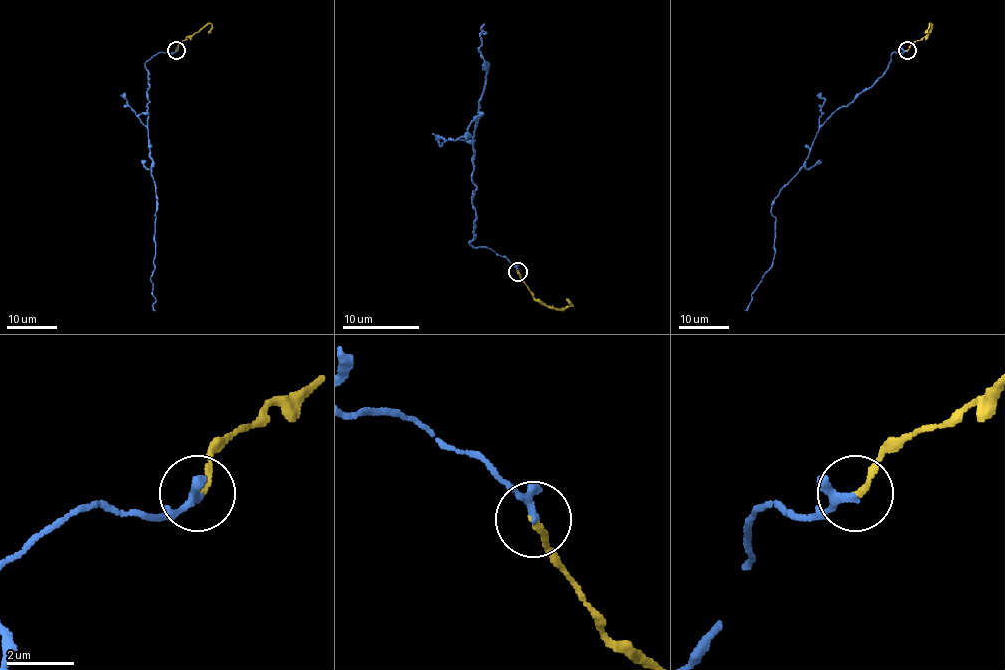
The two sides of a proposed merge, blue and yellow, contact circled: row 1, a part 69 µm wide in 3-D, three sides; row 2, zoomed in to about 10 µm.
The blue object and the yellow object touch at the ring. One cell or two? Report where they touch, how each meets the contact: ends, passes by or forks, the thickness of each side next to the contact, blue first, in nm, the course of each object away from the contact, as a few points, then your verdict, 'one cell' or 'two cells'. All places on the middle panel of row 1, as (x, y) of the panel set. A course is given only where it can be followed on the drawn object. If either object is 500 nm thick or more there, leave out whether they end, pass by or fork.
at (517, 271); blue ends there; yellow ends there; 280 nm thick on the blue side, 180 nm on the other; blue runs (517, 271), (505, 257), (469, 242), (477, 186), (473, 136), (488, 67), (479, 50), (484, 25); yellow runs (517, 271), (536, 299), (555, 309), (571, 305), (567, 298); one cell

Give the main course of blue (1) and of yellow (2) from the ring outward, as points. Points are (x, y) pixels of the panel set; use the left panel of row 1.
1: (176, 50), (155, 54), (145, 64), (151, 176), (157, 201), (151, 277), (155, 311)
2: (176, 50), (183, 40), (210, 23), (208, 33)

